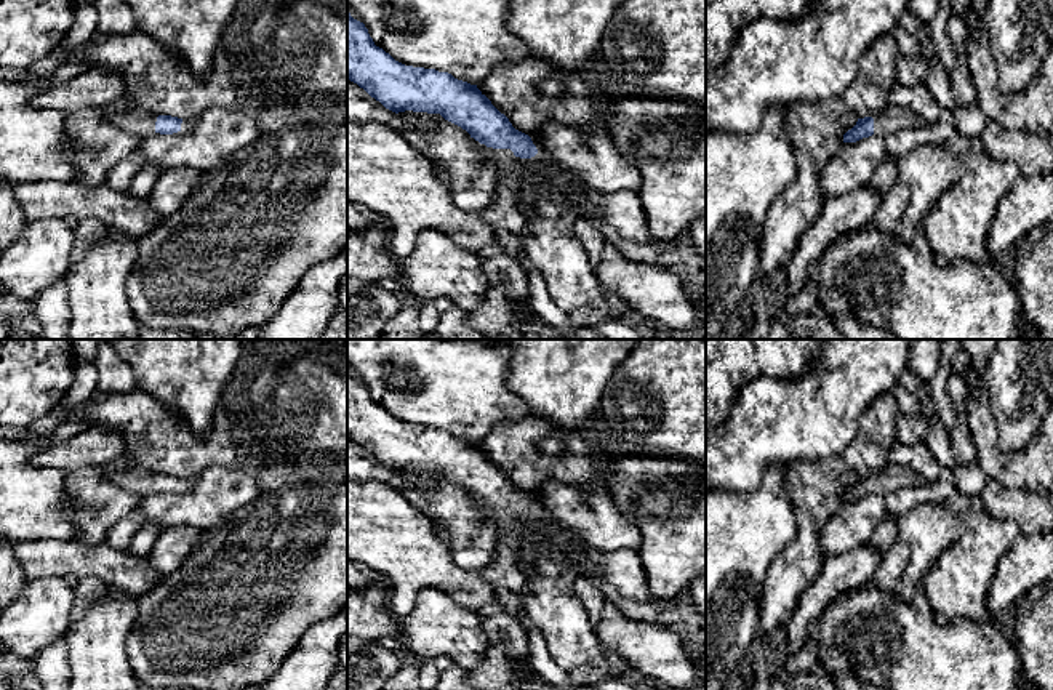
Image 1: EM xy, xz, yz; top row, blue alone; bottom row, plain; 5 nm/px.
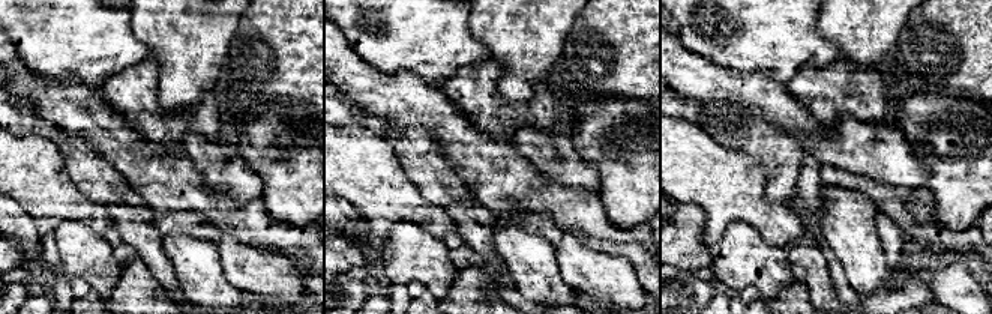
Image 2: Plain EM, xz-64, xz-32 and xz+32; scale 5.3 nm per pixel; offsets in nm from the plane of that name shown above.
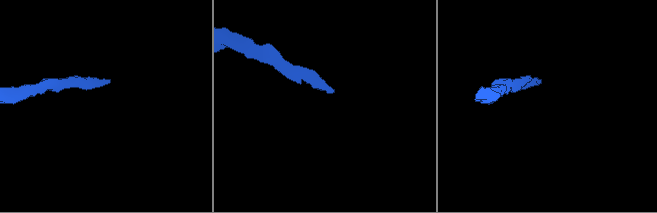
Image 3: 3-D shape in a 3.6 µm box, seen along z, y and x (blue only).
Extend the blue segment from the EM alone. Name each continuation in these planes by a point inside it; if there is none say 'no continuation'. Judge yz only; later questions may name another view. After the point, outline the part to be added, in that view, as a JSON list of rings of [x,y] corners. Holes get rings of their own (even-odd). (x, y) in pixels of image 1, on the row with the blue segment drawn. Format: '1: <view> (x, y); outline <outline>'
1: yz (892, 120); outline [[[888,106],[883,112],[872,117],[875,134],[895,134],[914,128],[925,128],[930,123],[911,109]]]

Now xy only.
1: xy (136, 122); outline [[[131,109],[128,112],[110,114],[109,120],[123,131],[146,138],[155,133],[157,115]]]

